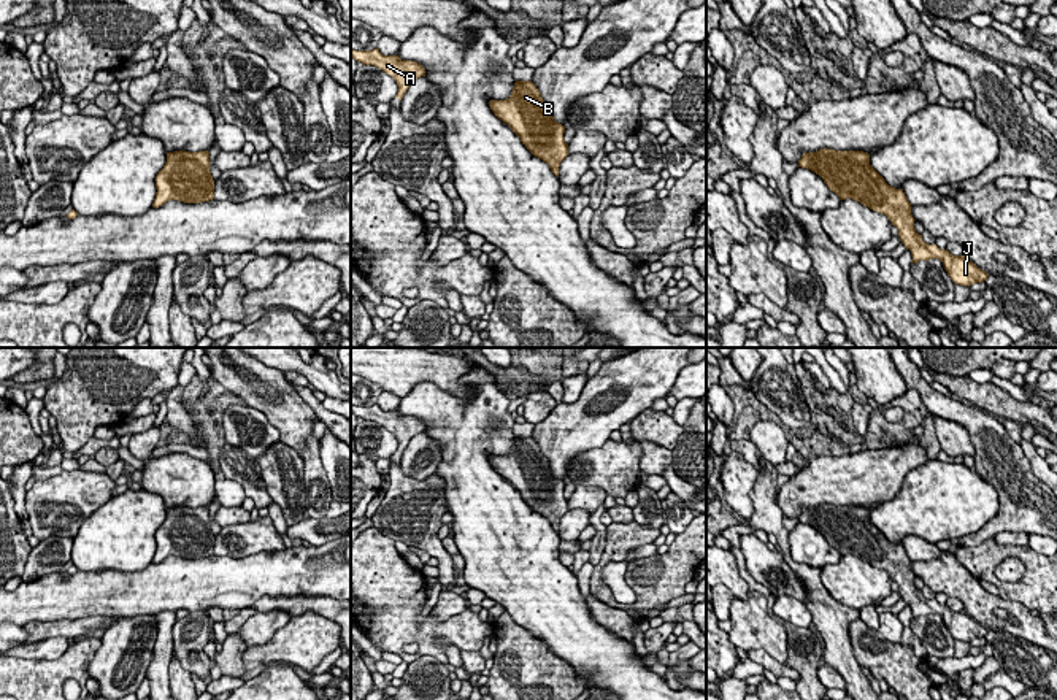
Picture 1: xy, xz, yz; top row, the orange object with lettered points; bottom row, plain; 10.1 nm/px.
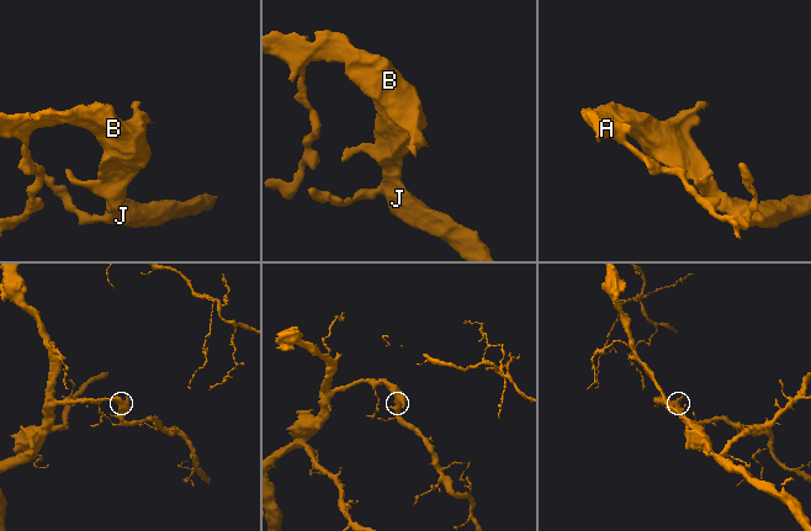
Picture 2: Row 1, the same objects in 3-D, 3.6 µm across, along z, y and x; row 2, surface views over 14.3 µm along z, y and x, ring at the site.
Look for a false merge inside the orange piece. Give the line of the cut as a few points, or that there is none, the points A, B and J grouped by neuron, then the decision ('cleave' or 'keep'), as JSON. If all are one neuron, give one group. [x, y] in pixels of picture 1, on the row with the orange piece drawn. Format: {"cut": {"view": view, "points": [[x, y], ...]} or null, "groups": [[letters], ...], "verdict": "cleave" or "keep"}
{"cut": null, "groups": [["A", "B", "J"]], "verdict": "keep"}

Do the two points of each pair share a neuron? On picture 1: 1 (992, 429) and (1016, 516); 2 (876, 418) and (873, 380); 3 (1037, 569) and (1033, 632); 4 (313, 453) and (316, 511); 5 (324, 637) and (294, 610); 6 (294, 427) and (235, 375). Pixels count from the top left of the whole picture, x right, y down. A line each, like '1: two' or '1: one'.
1: one
2: two
3: two
4: one
5: two
6: one

